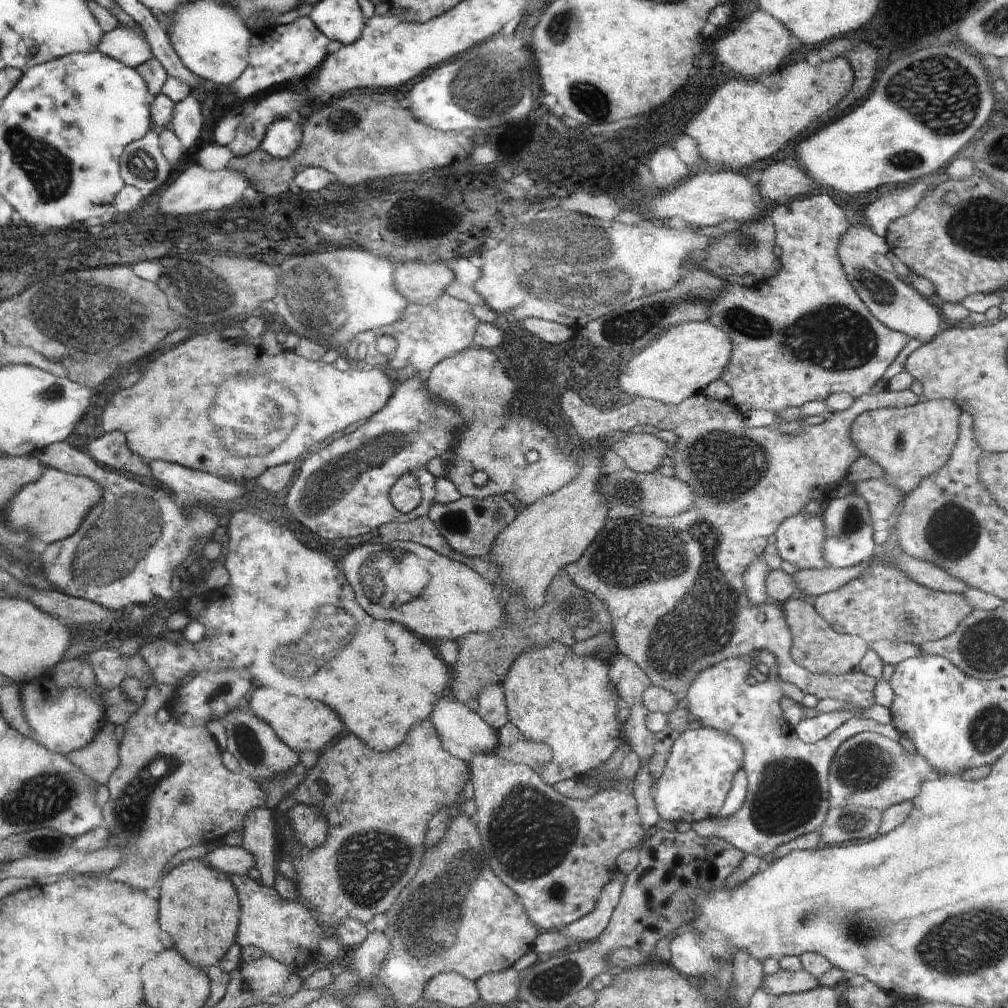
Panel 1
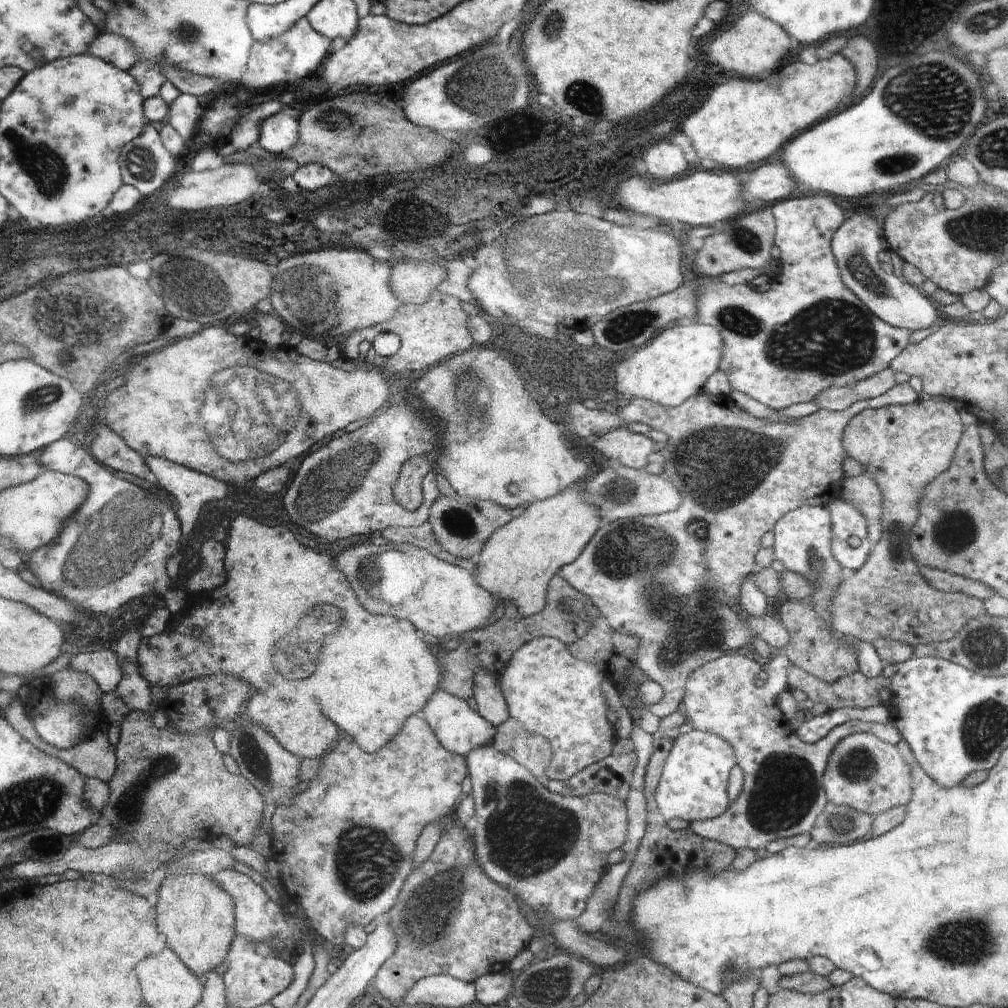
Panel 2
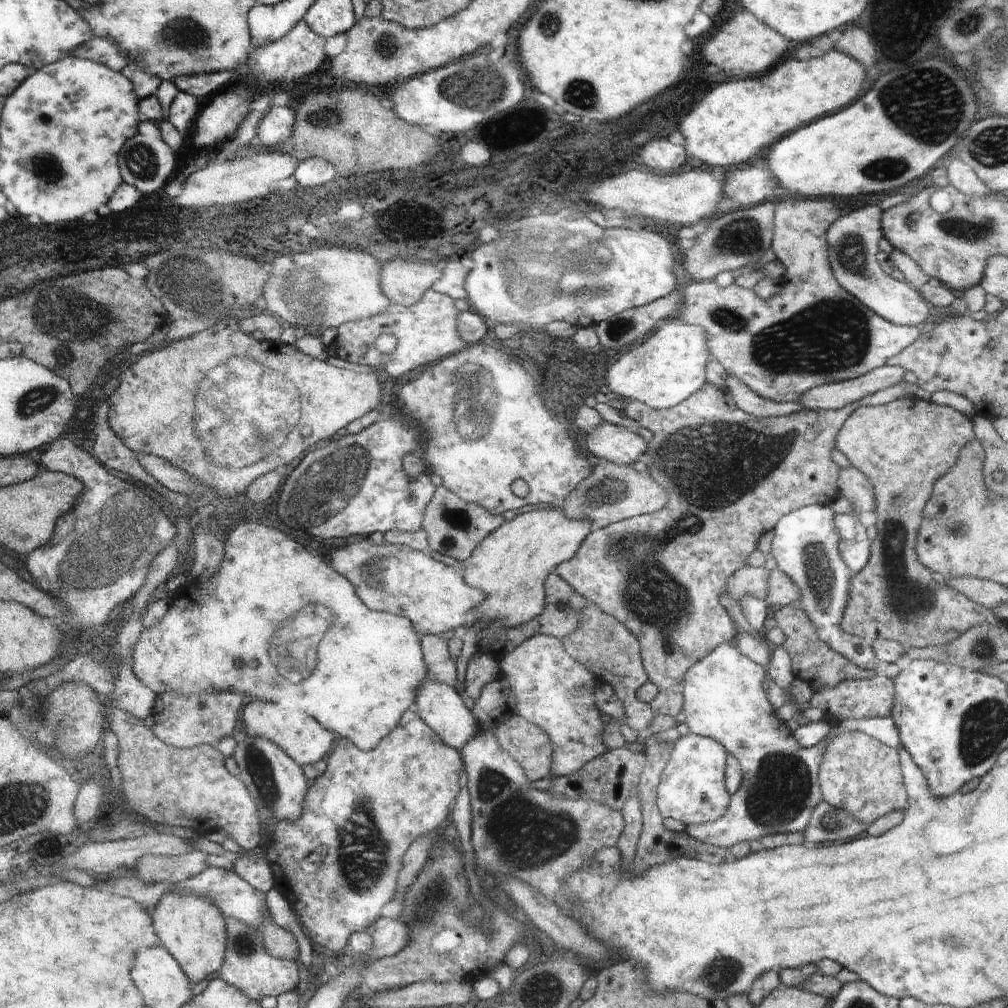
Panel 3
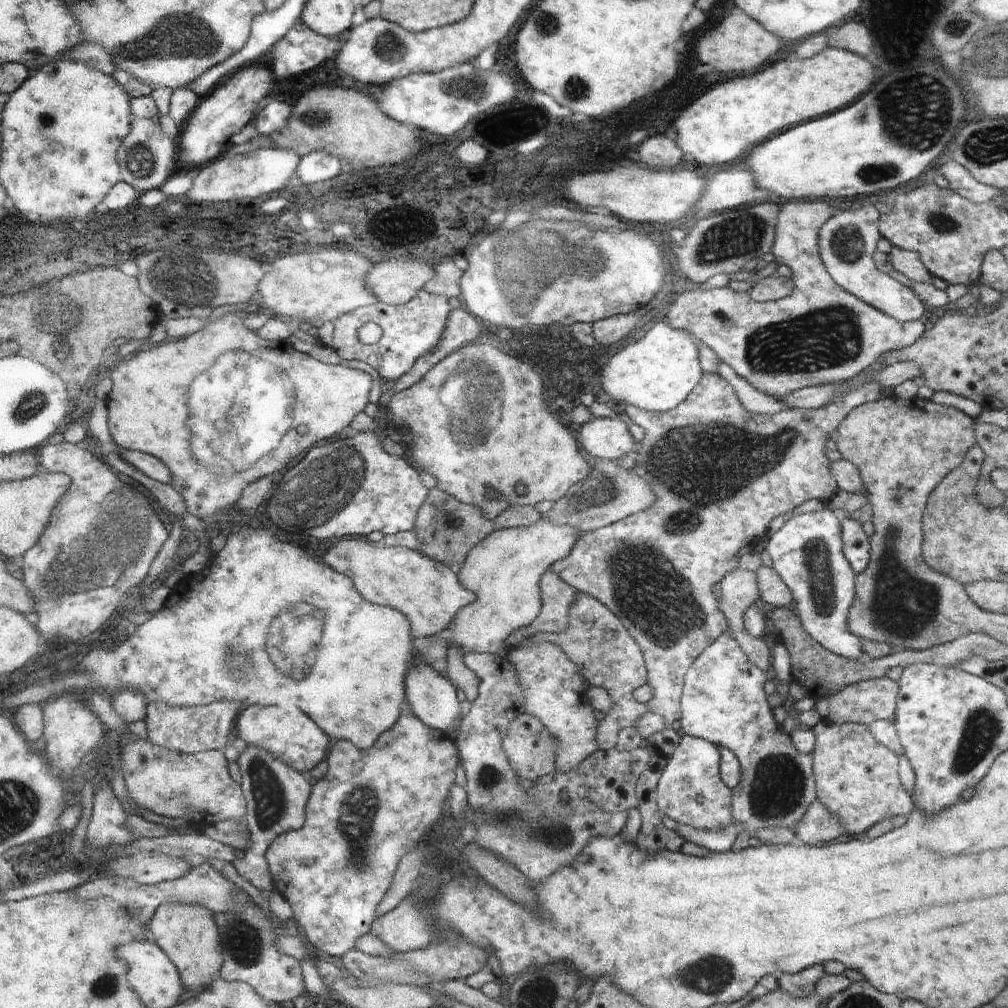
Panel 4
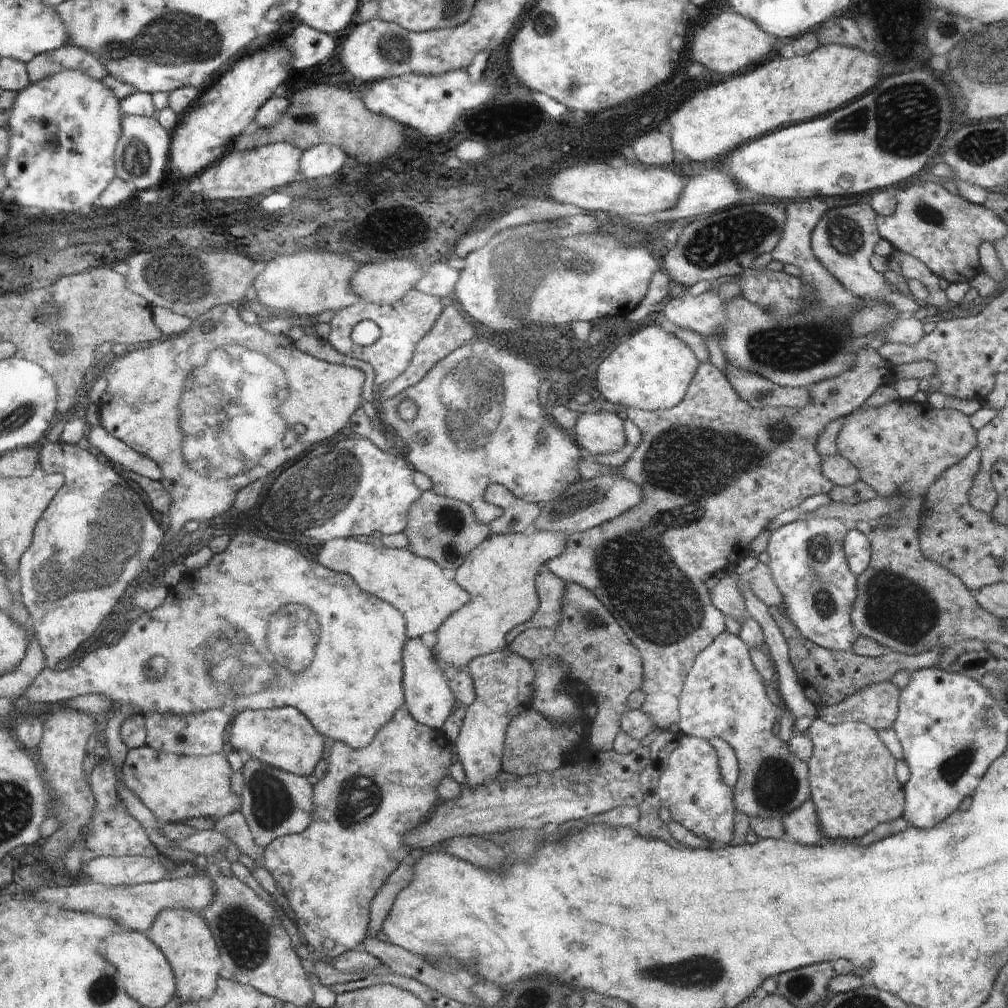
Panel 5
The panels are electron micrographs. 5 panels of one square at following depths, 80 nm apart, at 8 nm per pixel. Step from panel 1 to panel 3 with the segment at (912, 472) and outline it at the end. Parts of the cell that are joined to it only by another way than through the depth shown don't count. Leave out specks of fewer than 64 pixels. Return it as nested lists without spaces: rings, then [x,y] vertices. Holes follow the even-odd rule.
[[[909,396],[908,398],[902,397],[899,399],[891,400],[883,405],[866,405],[858,407],[856,412],[846,420],[839,436],[837,437],[837,447],[853,467],[861,470],[866,478],[871,482],[875,494],[875,520],[873,524],[877,528],[877,536],[873,542],[873,554],[870,557],[868,564],[860,573],[851,576],[851,587],[849,590],[849,602],[845,606],[844,620],[841,626],[847,633],[851,635],[865,638],[870,642],[876,642],[878,639],[888,639],[891,641],[898,641],[906,648],[909,647],[929,647],[934,645],[945,645],[951,641],[956,640],[965,633],[966,630],[972,629],[973,626],[983,625],[984,623],[1006,622],[1004,619],[998,618],[994,610],[982,606],[980,603],[974,602],[969,599],[962,591],[956,590],[948,586],[942,581],[938,581],[933,577],[933,572],[929,570],[919,559],[916,551],[918,529],[921,528],[921,522],[924,520],[924,508],[928,504],[929,498],[933,494],[933,486],[937,480],[949,472],[957,461],[960,459],[961,448],[976,437],[976,430],[974,429],[974,421],[969,416],[962,414],[961,411],[954,410],[954,407],[941,404],[938,399],[925,401],[919,399],[917,396]]]

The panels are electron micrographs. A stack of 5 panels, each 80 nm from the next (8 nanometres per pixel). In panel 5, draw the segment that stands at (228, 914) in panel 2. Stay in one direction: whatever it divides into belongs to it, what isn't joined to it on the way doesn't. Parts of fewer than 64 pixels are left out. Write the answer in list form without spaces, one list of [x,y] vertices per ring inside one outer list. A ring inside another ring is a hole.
[[[162,909],[158,922],[152,928],[152,938],[166,950],[166,958],[174,962],[176,987],[180,1002],[200,1002],[202,998],[210,999],[217,992],[216,980],[218,972],[224,968],[221,951],[216,938],[205,921],[204,916],[196,910],[185,909]]]

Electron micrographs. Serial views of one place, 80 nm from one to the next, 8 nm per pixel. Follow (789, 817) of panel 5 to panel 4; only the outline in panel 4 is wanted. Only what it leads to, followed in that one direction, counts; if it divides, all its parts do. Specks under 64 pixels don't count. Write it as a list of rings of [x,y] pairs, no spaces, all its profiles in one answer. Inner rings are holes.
[[[818,800],[812,802],[804,817],[797,822],[794,832],[795,842],[804,845],[836,840],[841,834],[847,834],[839,819],[831,815]]]

